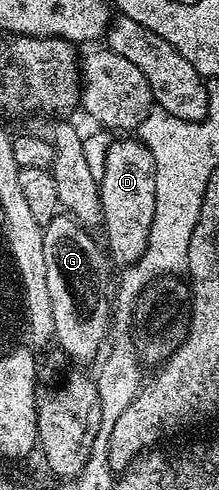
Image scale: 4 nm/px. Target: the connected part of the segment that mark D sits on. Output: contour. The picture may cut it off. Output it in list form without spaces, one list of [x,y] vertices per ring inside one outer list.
[[[140,137],[118,138],[121,138],[118,142],[109,143],[106,164],[99,179],[101,226],[105,230],[103,242],[112,265],[128,268],[143,256],[151,232],[151,220],[155,218],[155,160]]]

